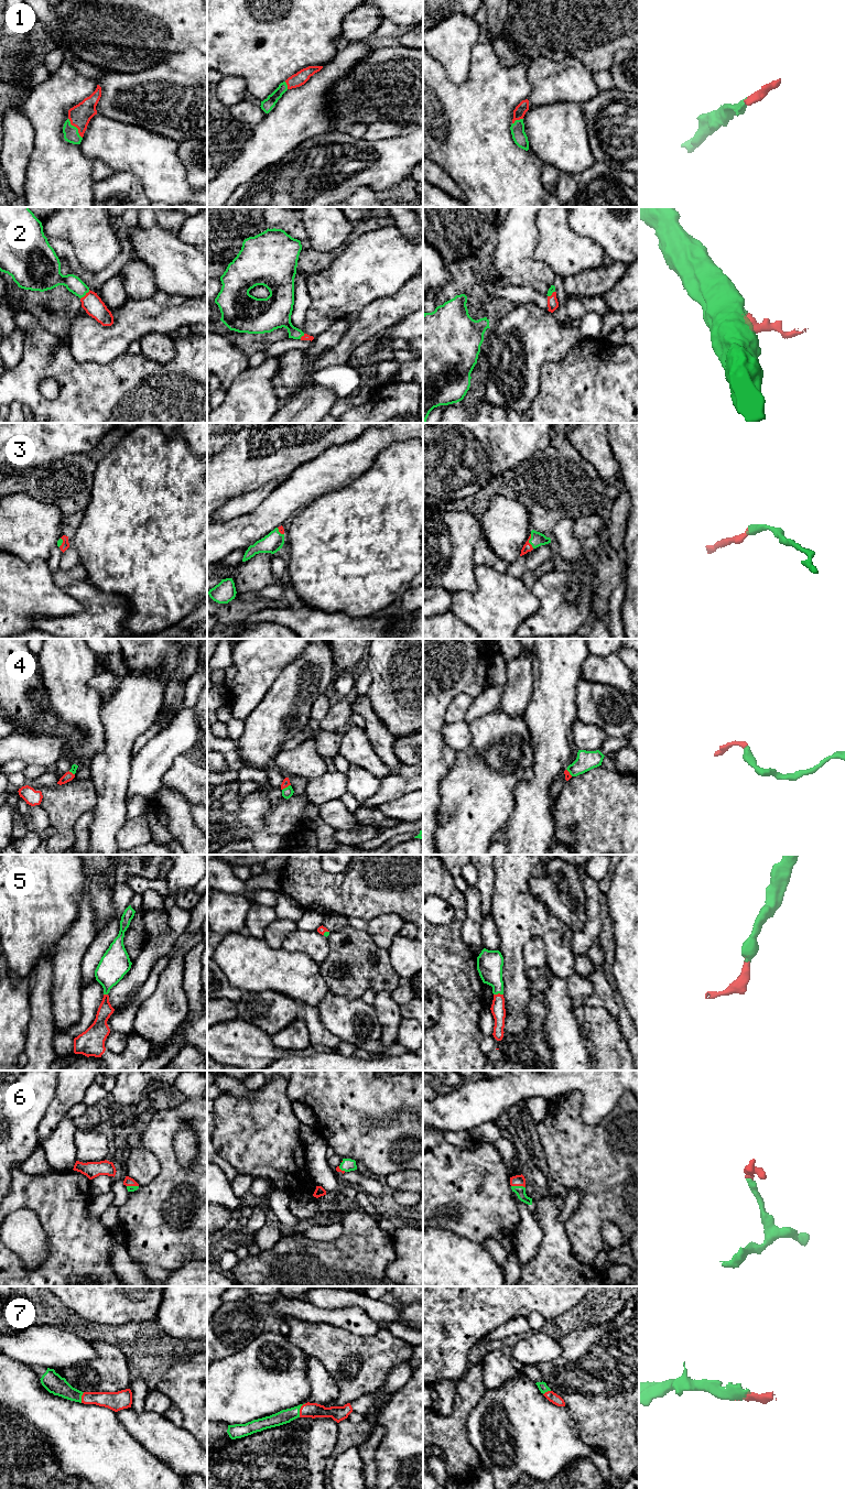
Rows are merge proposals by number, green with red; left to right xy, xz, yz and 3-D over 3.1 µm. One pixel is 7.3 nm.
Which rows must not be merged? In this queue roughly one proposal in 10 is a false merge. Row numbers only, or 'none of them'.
none of them

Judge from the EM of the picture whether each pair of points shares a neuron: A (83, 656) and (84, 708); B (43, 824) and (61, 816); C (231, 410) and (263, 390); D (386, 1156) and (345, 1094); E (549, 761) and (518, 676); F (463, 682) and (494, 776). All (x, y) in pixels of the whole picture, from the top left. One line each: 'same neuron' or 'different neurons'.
A: same neuron
B: different neurons
C: same neuron
D: same neuron
E: different neurons
F: different neurons

